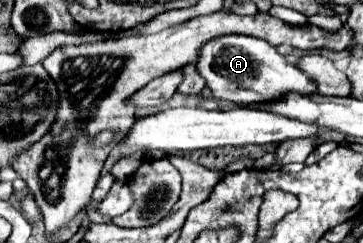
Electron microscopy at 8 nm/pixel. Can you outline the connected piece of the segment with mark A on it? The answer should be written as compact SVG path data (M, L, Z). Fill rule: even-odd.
M224 35L206 41L206 45L200 47L196 69L206 79L206 85L216 99L244 107L278 99L286 91L298 91L304 95L316 91L316 83L310 77L300 73L296 65L288 63L270 43L256 37Z

